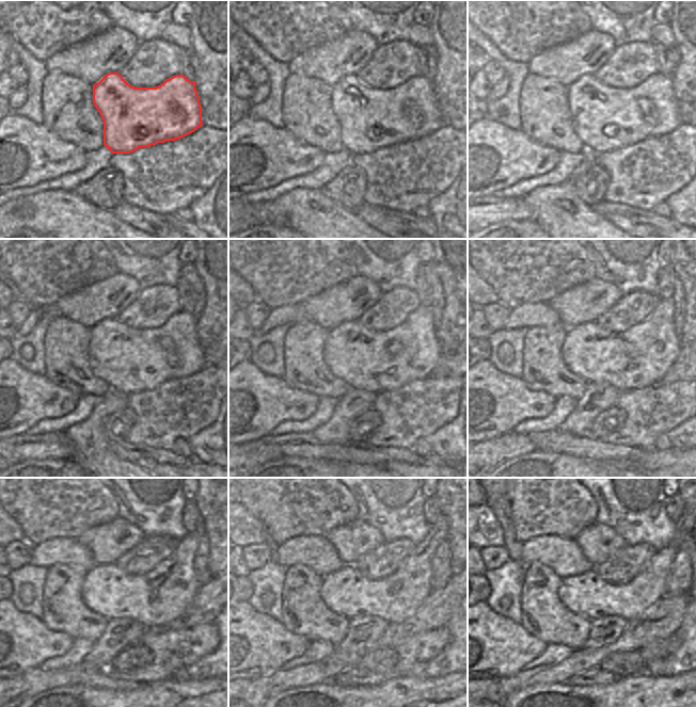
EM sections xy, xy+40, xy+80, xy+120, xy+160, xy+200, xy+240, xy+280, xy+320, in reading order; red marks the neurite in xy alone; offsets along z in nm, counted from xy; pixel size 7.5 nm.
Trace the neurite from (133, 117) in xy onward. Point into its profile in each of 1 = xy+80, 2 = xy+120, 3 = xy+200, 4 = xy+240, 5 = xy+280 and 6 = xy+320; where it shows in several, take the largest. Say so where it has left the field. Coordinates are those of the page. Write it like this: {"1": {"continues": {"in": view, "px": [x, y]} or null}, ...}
{"1": {"continues": {"in": "xy+80", "px": [605, 118]}}, "2": {"continues": {"in": "xy+120", "px": [128, 359]}}, "3": {"continues": {"in": "xy+200", "px": [638, 357]}}, "4": {"continues": {"in": "xy+240", "px": [155, 598]}}, "5": {"continues": {"in": "xy+280", "px": [346, 592]}}, "6": {"continues": {"in": "xy+320", "px": [587, 595]}}}

